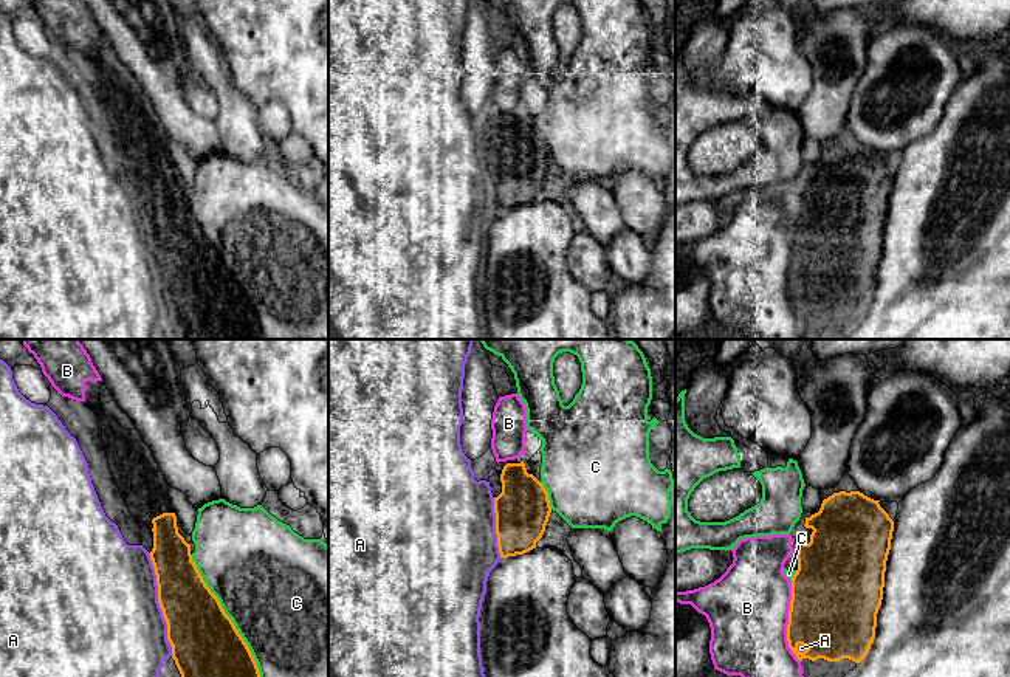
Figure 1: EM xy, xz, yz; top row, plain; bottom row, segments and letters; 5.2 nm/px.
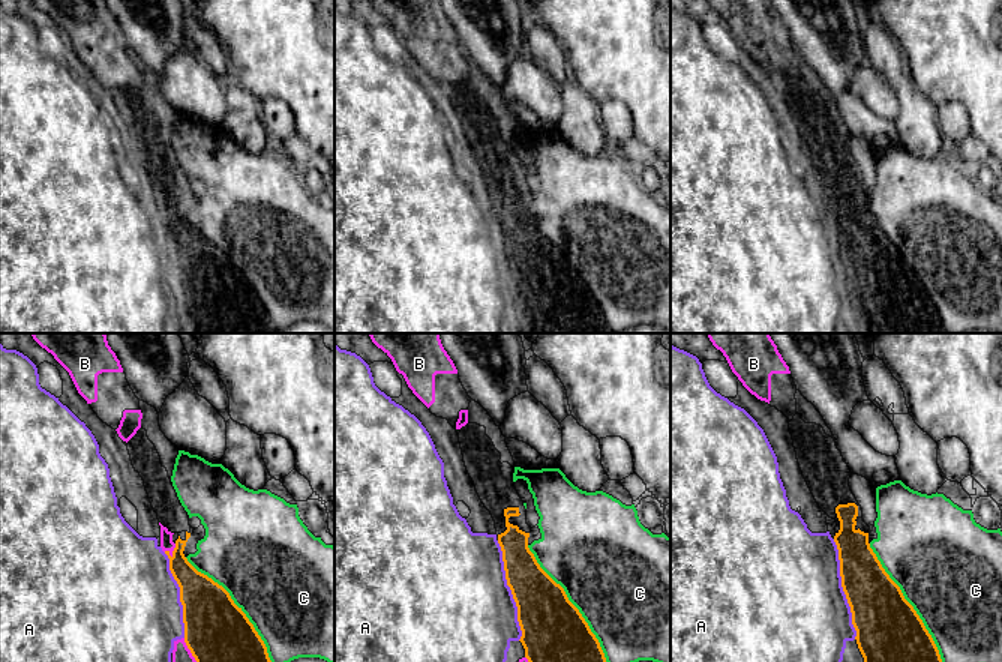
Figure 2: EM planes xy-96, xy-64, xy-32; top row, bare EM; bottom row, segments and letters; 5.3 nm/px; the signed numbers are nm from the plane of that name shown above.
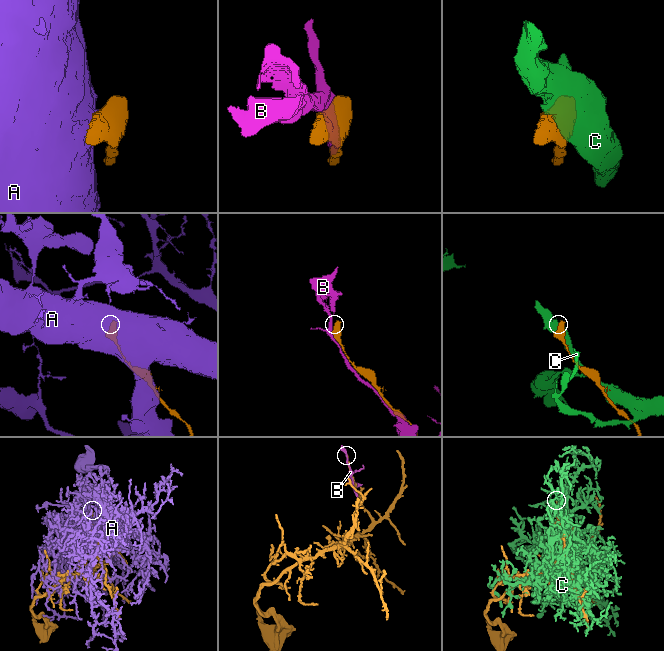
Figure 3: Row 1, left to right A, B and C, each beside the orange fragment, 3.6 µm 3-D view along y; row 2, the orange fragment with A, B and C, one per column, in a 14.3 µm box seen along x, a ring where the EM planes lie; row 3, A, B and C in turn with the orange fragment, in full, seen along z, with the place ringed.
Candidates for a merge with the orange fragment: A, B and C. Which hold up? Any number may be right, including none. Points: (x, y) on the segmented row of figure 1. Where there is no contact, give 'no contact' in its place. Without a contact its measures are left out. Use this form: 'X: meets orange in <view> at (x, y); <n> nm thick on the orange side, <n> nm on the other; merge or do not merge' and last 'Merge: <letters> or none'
A: meets orange in xy at (160, 604); 320 nm thick on the orange side, 500 nm on the other; do not merge
B: meets orange in yz at (789, 622); 460 nm thick on the orange side, 420 nm on the other; do not merge
C: meets orange in xy at (226, 615); 360 nm thick on the orange side, 500 nm on the other; do not merge
Merge: none

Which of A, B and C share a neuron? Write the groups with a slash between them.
A / B / C

